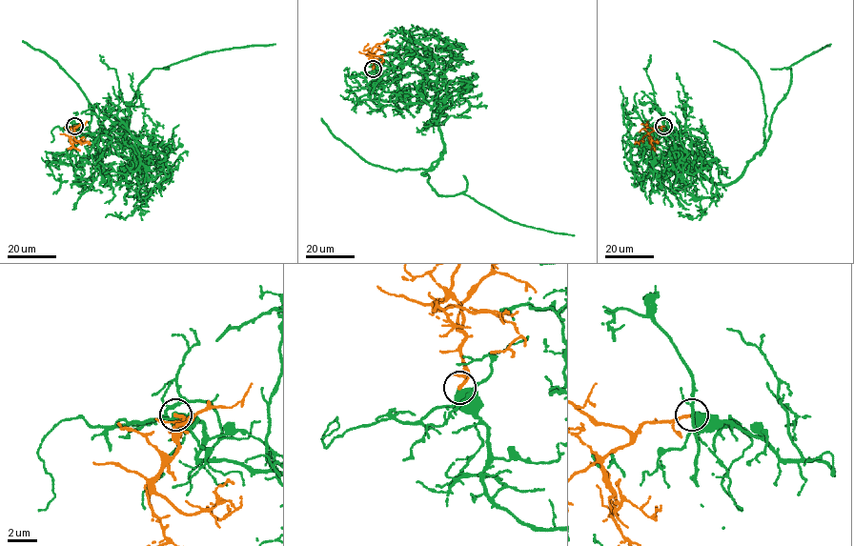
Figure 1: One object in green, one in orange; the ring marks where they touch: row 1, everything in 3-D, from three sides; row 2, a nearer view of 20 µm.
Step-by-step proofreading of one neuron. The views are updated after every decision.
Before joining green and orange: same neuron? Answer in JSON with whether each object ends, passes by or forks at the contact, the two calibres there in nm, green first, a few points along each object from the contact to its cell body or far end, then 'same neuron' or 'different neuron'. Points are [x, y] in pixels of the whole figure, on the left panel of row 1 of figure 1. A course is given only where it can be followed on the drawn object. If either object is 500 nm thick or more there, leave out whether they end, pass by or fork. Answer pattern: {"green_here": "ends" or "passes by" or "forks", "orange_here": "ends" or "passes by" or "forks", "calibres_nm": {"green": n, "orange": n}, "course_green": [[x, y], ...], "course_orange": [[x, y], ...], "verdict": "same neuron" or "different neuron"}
{"green_here": "ends", "orange_here": "ends", "calibres_nm": {"green": 400, "orange": 240}, "course_green": [[74, 126], [108, 141], [141, 185], [145, 162], [123, 136], [140, 83], [199, 54], [275, 44]], "course_orange": [[74, 126], [72, 135], [78, 141], [88, 141], [88, 143]], "verdict": "same neuron"}

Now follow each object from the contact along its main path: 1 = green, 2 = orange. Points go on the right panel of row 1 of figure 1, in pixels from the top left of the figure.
1: (663, 126), (696, 145), (700, 171), (730, 184), (765, 146), (774, 108), (790, 83), (788, 68), (831, 44)
2: (663, 126), (656, 127), (634, 143)

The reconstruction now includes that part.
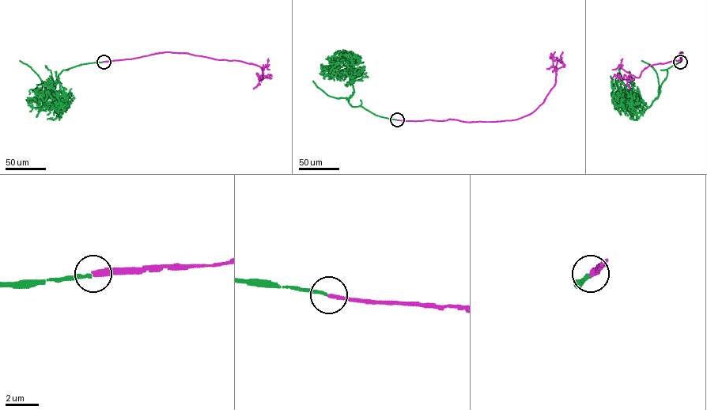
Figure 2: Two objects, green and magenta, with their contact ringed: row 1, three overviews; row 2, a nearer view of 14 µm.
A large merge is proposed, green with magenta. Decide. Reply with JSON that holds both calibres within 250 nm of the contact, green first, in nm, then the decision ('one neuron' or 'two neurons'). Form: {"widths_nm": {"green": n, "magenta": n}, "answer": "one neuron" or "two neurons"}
{"widths_nm": {"green": 190, "magenta": 260}, "answer": "one neuron"}

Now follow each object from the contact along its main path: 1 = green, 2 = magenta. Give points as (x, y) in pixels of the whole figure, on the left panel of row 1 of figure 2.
1: (103, 62), (63, 70), (53, 93), (60, 100), (58, 108), (45, 93), (50, 84), (58, 81), (56, 71)
2: (103, 62), (170, 52), (255, 64), (262, 69), (262, 77), (264, 68), (267, 65), (269, 70)

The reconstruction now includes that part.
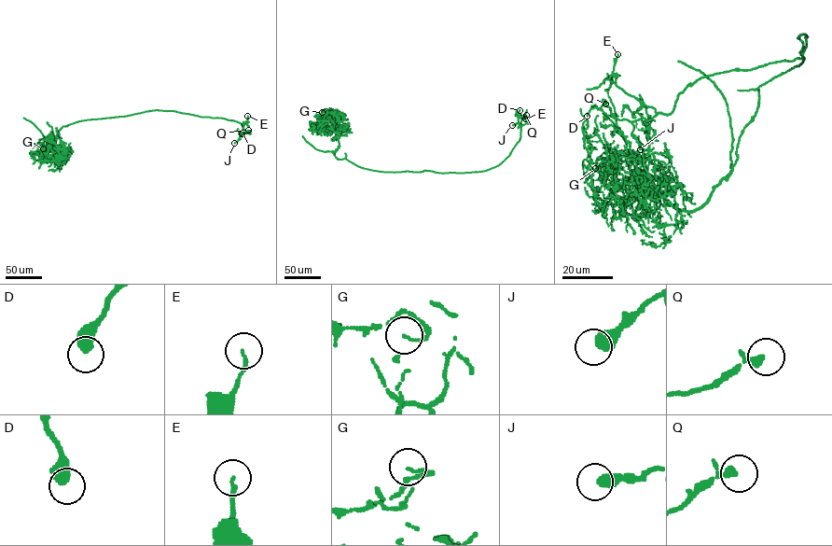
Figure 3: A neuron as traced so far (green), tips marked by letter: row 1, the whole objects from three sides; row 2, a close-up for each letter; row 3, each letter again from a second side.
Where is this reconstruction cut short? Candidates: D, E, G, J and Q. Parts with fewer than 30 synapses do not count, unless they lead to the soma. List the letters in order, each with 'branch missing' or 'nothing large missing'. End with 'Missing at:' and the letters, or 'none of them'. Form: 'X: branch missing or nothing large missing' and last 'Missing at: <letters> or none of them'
D: nothing large missing
E: nothing large missing
G: nothing large missing
J: nothing large missing
Q: nothing large missing
Missing at: none of them

